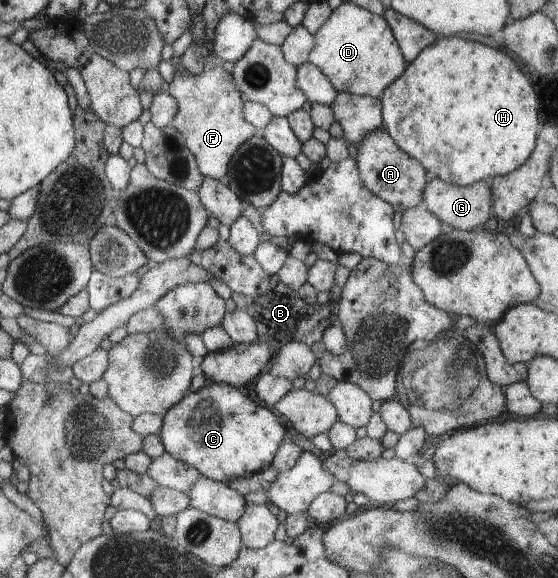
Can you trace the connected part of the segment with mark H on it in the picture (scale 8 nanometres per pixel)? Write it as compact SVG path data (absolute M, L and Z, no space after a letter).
M441 37L436 44L430 45L425 48L421 55L413 64L408 64L407 70L401 78L393 82L384 95L380 97L383 102L383 119L385 128L399 148L403 152L407 152L409 156L419 160L423 166L429 171L430 175L439 176L444 182L449 184L460 185L463 187L471 186L483 180L490 181L497 176L505 176L520 168L529 160L536 151L538 142L539 128L541 128L541 118L539 118L539 108L537 108L537 92L535 86L527 80L527 76L519 70L517 62L507 56L501 50L495 50L491 46L479 44L477 42L469 42L458 37Z

